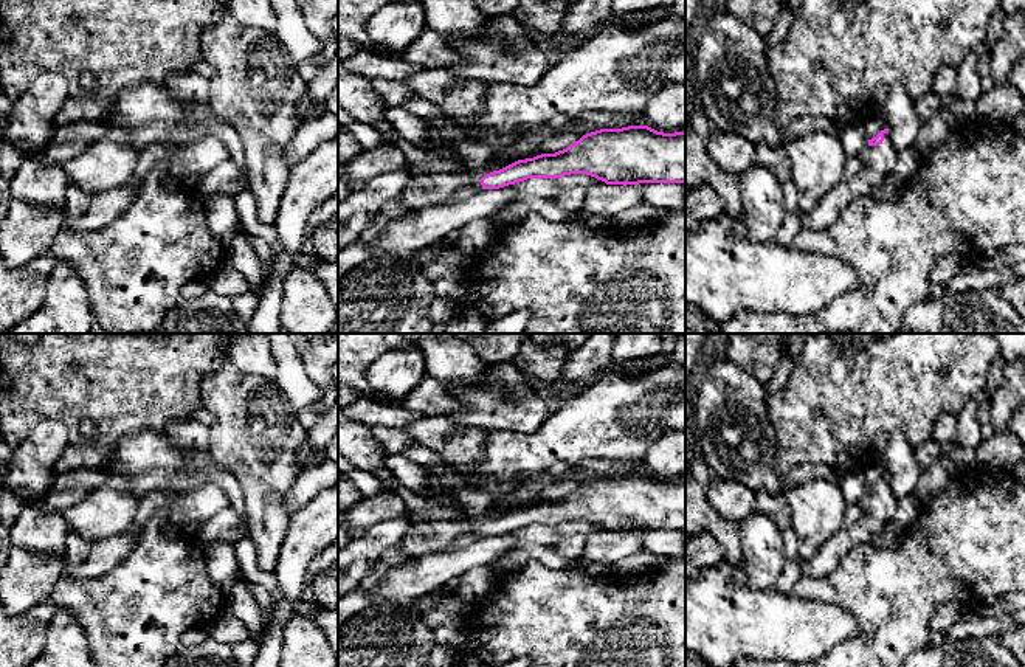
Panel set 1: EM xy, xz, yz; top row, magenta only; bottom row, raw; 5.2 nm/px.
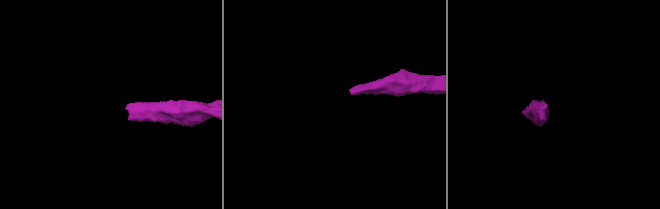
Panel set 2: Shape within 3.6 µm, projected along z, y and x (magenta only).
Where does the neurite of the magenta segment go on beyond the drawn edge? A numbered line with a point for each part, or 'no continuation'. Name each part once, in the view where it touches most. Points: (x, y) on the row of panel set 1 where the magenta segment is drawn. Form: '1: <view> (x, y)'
1: yz (880, 163)

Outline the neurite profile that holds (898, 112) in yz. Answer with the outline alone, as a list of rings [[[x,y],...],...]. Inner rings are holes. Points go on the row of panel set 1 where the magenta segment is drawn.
[[[896,82],[890,87],[879,116],[884,119],[890,143],[898,152],[916,146],[921,121],[915,99],[902,84]]]

